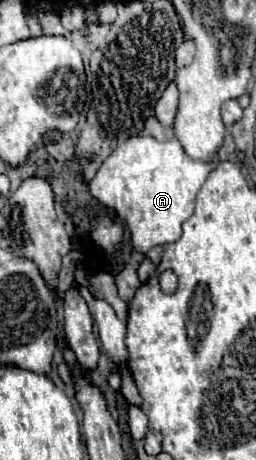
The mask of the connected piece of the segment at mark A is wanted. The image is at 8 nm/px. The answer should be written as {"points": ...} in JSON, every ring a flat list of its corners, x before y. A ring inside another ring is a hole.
{"points":[[138,135,118,145,118,149,106,157,88,189,94,199,104,207,114,209,126,223,132,247,138,253,148,253,156,245,178,241,182,235,182,221,194,213,196,193,214,165,216,161,202,163,186,157,176,139,156,141,154,137]]}

